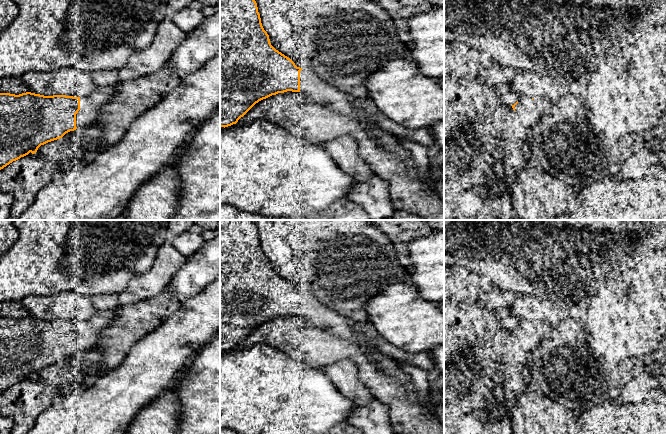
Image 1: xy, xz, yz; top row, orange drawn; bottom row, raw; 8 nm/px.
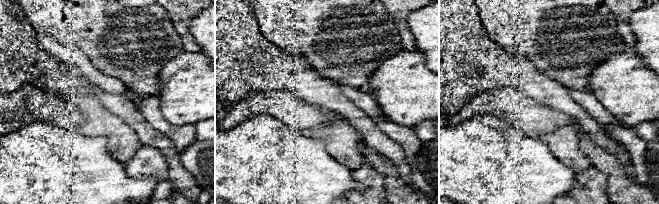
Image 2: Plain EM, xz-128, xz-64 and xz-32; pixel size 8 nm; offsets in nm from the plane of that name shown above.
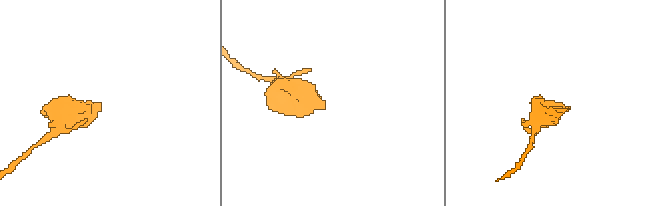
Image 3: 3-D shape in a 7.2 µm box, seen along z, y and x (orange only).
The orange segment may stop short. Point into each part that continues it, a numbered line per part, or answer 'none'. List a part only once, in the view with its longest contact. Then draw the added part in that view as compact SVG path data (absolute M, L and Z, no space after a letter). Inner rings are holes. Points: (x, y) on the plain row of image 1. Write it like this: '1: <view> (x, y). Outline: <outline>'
1: xy (87, 339). Outline: M80 321L80 334L76 338L76 351L91 350L100 338L100 329L94 328L90 322Z

